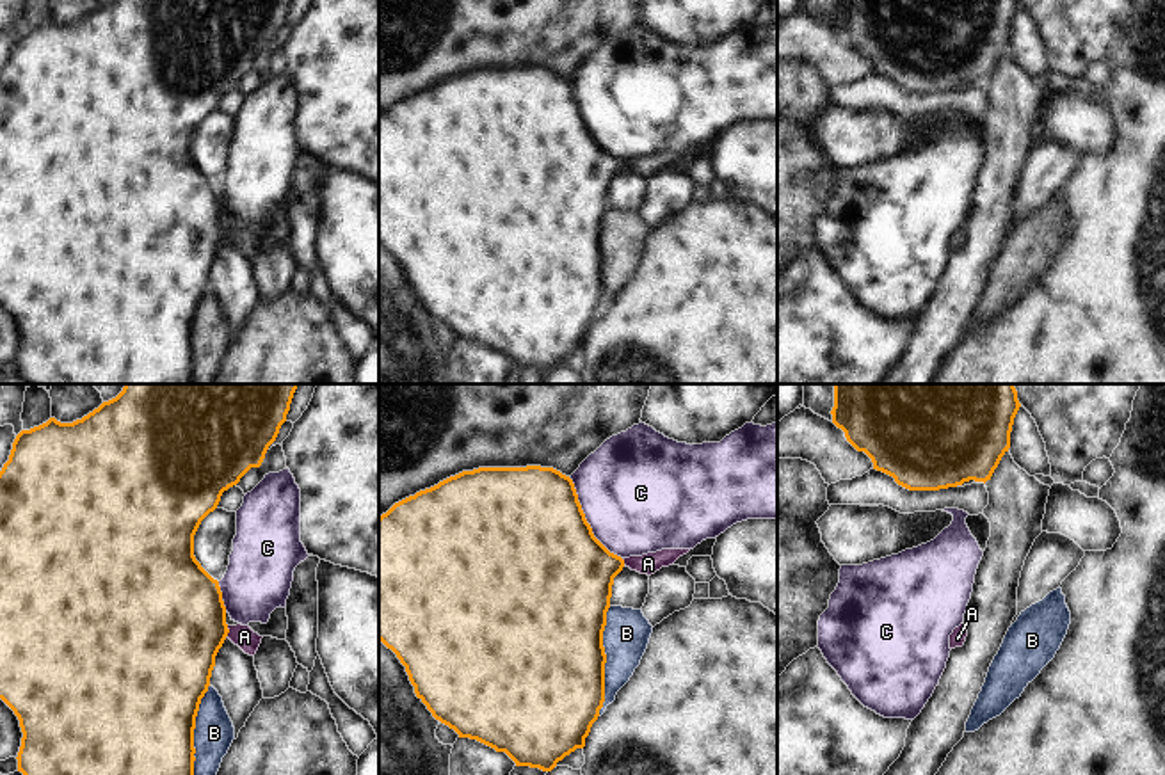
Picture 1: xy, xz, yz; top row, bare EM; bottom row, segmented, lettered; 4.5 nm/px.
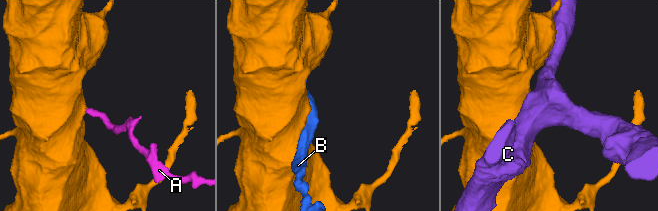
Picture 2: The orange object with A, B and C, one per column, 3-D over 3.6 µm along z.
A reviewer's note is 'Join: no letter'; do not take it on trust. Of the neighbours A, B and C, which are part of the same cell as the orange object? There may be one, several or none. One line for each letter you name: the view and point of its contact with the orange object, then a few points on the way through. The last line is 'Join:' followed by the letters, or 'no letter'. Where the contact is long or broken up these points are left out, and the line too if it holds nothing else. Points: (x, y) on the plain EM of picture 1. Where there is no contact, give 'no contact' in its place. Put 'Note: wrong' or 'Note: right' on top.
Note: wrong
A: contact xy (228, 233); way xy (173, 228), (228, 233), (244, 239)
Join: A

